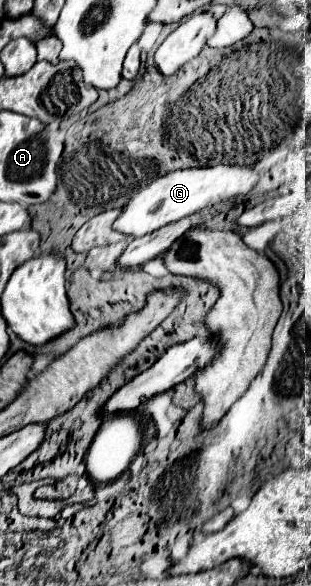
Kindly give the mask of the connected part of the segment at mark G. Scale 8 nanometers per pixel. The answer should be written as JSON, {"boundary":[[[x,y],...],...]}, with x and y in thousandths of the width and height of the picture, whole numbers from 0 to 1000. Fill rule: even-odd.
{"boundary":[[[685,282],[685,285],[627,285],[627,288],[588,288],[588,292],[550,292],[524,302],[505,302],[479,316],[453,319],[428,336],[389,353],[383,370],[370,374],[363,387],[383,398],[421,401],[421,404],[460,404],[486,394],[505,394],[524,384],[543,384],[556,377],[576,377],[640,357],[659,357],[672,350],[711,346],[756,333],[794,333],[820,312],[833,309],[826,292],[814,285],[762,285],[762,282]]]}

